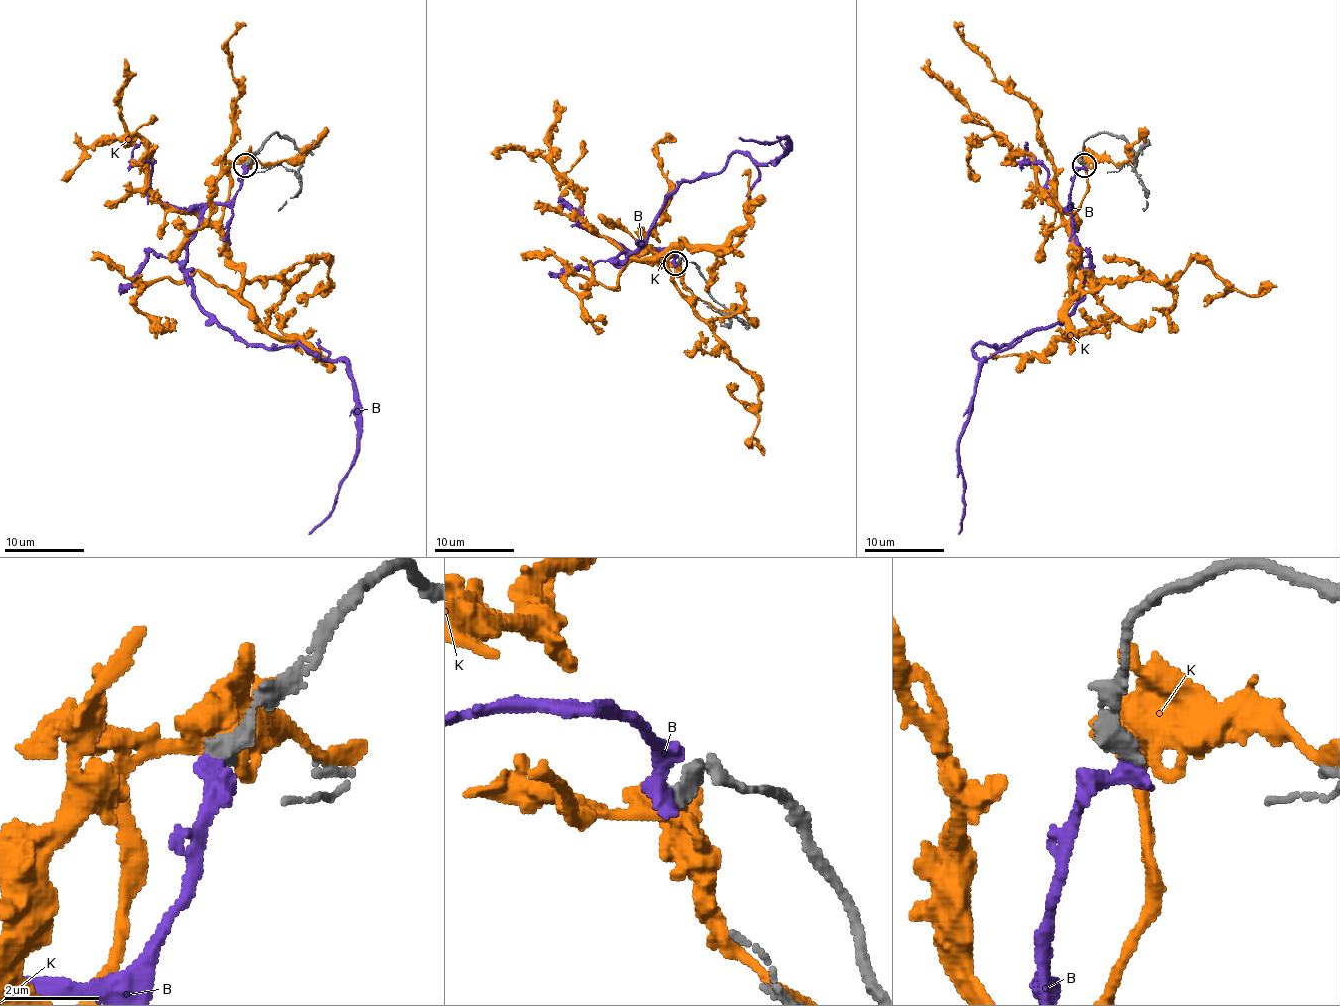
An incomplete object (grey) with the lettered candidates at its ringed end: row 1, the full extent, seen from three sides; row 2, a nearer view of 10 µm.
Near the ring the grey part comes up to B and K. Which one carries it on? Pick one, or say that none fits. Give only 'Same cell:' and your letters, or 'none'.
Same cell: B

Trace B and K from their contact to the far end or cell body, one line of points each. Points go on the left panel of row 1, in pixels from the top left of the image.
B: (246, 165), (240, 189), (203, 211), (185, 278), (250, 344), (296, 344), (346, 364), (358, 456), (308, 534)
K: (248, 161), (230, 169), (222, 221), (236, 292), (296, 282), (322, 259), (324, 296), (332, 284)

